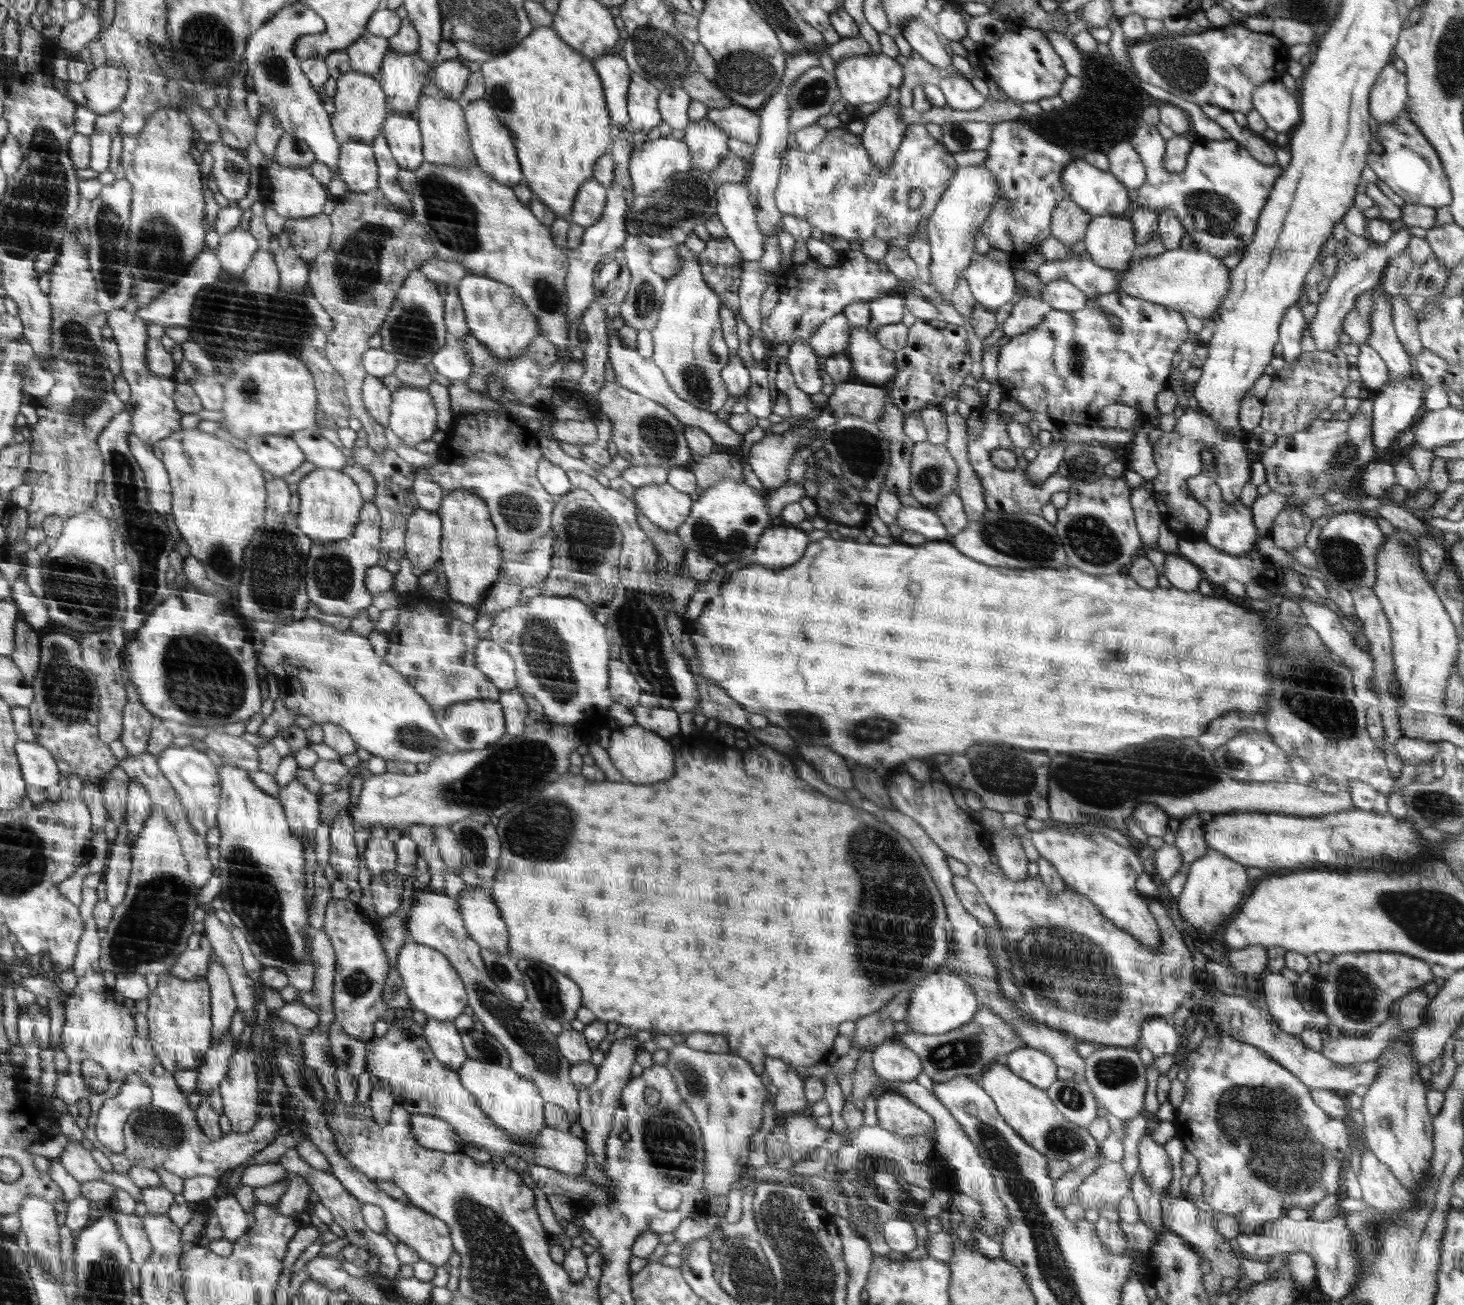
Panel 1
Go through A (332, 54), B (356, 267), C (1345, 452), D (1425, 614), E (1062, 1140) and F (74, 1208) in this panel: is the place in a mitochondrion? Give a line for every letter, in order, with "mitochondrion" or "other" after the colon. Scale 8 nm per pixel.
A: other
B: mitochondrion
C: mitochondrion
D: other
E: mitochondrion
F: other

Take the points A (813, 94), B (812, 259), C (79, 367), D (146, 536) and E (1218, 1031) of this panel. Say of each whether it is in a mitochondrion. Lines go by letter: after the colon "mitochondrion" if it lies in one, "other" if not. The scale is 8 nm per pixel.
A: mitochondrion
B: other
C: mitochondrion
D: mitochondrion
E: other

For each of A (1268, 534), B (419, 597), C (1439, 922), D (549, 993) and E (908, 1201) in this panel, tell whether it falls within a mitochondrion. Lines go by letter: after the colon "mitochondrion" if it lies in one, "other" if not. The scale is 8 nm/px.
A: other
B: other
C: mitochondrion
D: mitochondrion
E: other

